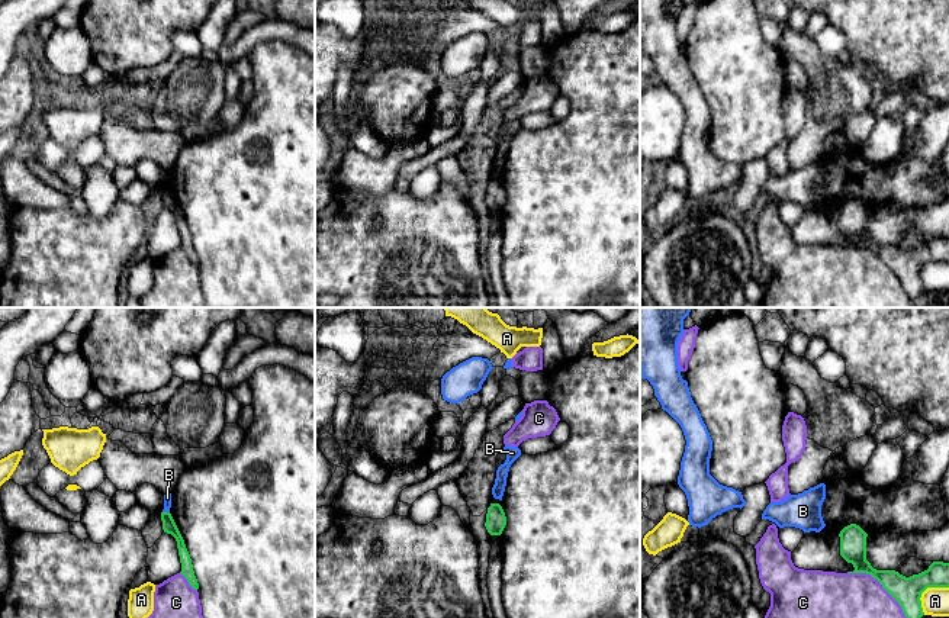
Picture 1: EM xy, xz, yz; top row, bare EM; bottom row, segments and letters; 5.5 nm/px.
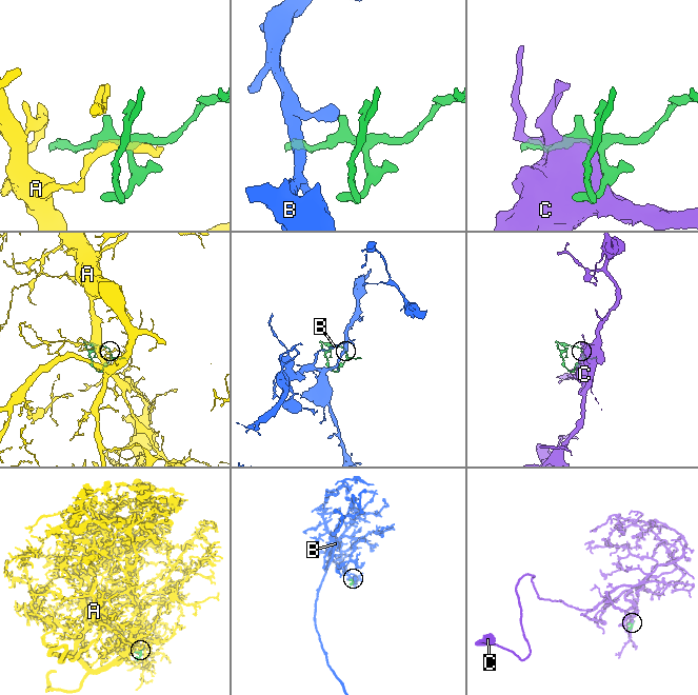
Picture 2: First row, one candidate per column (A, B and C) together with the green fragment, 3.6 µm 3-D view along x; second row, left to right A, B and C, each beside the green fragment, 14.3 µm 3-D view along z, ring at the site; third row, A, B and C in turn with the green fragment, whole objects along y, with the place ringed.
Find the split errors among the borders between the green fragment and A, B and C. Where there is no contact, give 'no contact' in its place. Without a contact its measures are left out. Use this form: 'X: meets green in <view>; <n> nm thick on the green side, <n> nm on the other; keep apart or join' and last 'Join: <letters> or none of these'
A: meets green in yz; 160 nm thick on the green side, 160 nm on the other; keep apart
B: meets green in xy; 80 nm thick on the green side, 50 nm on the other; keep apart
C: meets green in yz; 160 nm thick on the green side, 500 nm on the other; keep apart
Join: none of these

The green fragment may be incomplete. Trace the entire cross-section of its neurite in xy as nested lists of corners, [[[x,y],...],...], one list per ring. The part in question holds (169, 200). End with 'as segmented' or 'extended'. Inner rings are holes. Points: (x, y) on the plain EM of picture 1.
[[[161,187],[161,196],[163,196],[164,207],[171,209],[177,216],[177,223],[178,223],[180,238],[181,238],[181,247],[180,248],[187,254],[189,260],[197,265],[199,258],[197,258],[197,254],[194,251],[190,229],[186,223],[184,215],[183,215],[178,203],[177,203],[171,189],[170,187]]] | as segmented

